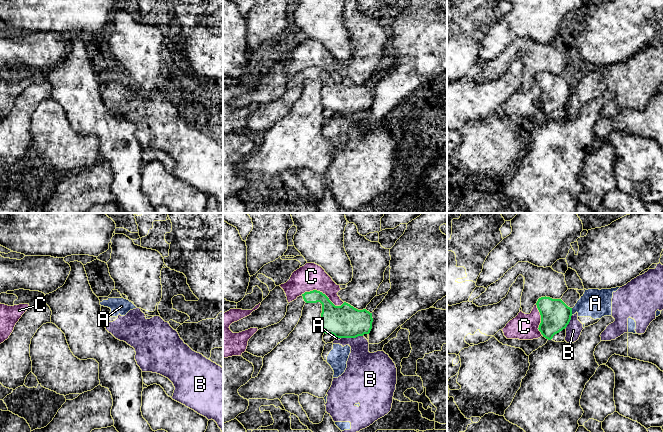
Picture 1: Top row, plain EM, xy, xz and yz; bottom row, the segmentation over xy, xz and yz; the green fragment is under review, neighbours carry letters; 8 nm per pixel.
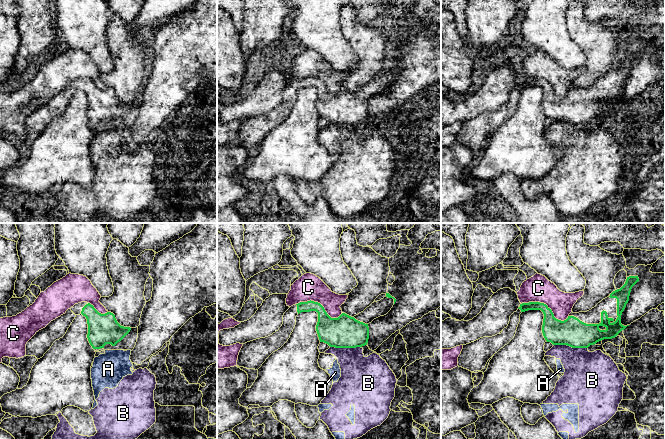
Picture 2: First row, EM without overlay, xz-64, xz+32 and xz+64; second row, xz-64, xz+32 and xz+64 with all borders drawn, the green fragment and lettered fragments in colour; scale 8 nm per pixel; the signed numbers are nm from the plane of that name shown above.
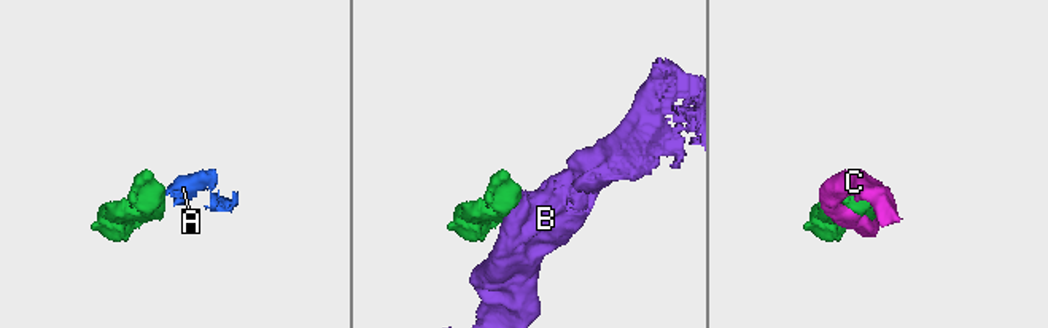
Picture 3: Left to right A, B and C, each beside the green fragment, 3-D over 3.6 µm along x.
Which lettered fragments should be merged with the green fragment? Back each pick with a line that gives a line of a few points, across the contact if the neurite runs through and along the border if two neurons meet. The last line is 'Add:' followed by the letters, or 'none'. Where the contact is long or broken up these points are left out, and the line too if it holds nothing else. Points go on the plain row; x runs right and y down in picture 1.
Add: none

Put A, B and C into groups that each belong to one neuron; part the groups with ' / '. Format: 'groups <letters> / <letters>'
groups A B / C

